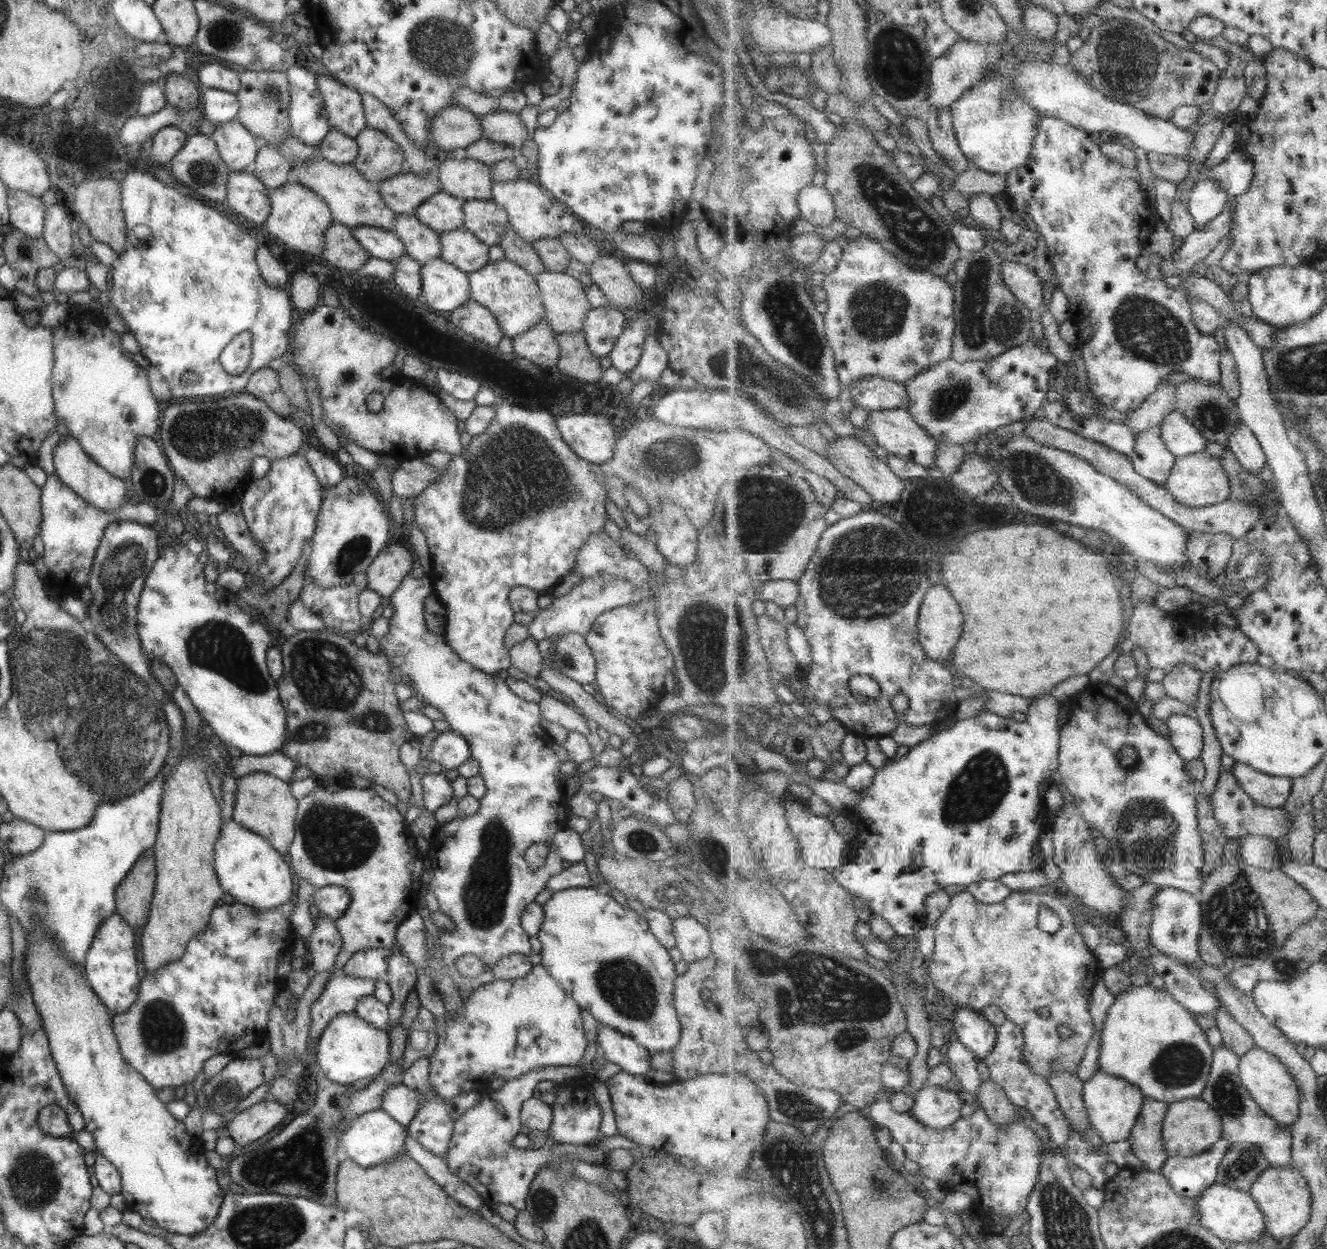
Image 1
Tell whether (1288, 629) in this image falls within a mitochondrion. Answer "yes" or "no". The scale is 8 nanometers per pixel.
no

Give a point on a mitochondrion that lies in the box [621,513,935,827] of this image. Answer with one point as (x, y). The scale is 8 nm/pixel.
(858, 578)

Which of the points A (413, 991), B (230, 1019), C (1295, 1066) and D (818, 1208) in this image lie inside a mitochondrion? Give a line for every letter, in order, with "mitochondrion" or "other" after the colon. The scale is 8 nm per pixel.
A: other
B: other
C: other
D: mitochondrion

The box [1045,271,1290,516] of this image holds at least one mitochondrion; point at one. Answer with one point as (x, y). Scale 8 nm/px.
(1146, 329)

